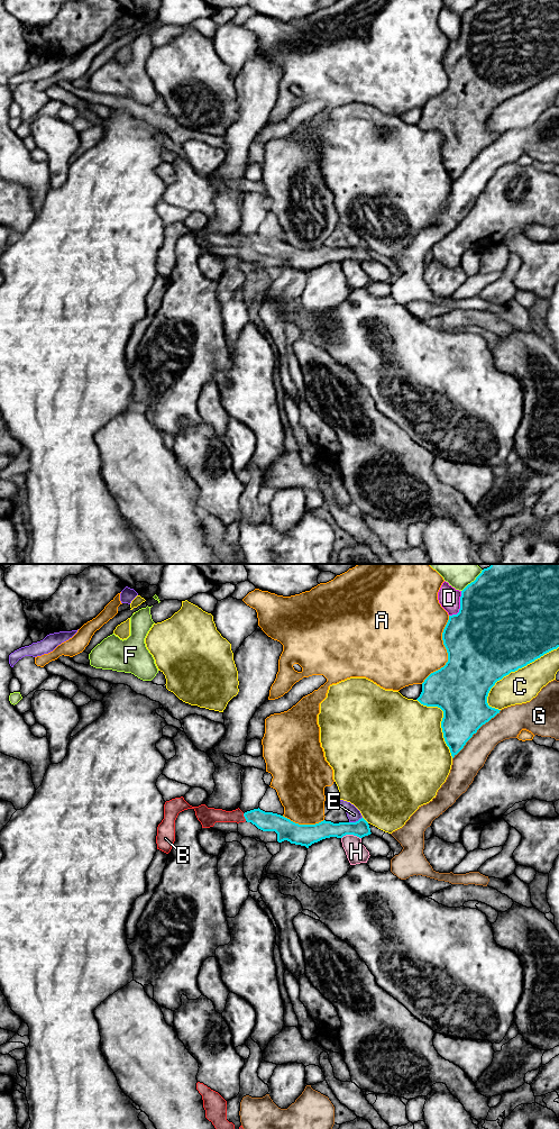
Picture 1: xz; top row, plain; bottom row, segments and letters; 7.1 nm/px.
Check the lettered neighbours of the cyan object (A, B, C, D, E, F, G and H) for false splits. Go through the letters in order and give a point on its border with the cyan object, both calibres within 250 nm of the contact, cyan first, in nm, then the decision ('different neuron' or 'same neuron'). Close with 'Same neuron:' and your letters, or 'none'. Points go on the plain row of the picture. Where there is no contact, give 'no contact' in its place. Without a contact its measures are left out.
A: meets cyan in xz at (447, 76); 500 nm thick on the cyan side, 440 nm on the other; different neuron
B: meets cyan in xz at (244, 240); 140 nm thick on the cyan side, 130 nm on the other; same neuron
C: meets cyan in xz at (515, 94); 500 nm thick on the cyan side, 240 nm on the other; different neuron
D: meets cyan in xz at (460, 30); 500 nm thick on the cyan side, 160 nm on the other; different neuron
E: meets cyan in xz at (356, 246); 130 nm thick on the cyan side, 100 nm on the other; different neuron
F: meets cyan in xz at (470, 8); 500 nm thick on the cyan side, 110 nm on the other; different neuron
G: meets cyan in xz at (475, 157); 340 nm thick on the cyan side, 200 nm on the other; different neuron
H: meets cyan in xz at (350, 258); 130 nm thick on the cyan side, 150 nm on the other; different neuron
Same neuron: B

